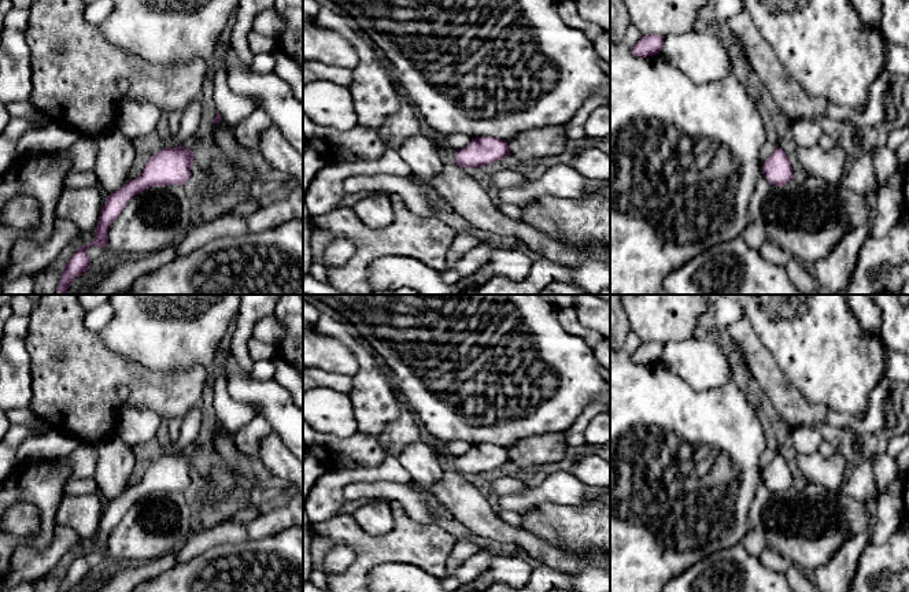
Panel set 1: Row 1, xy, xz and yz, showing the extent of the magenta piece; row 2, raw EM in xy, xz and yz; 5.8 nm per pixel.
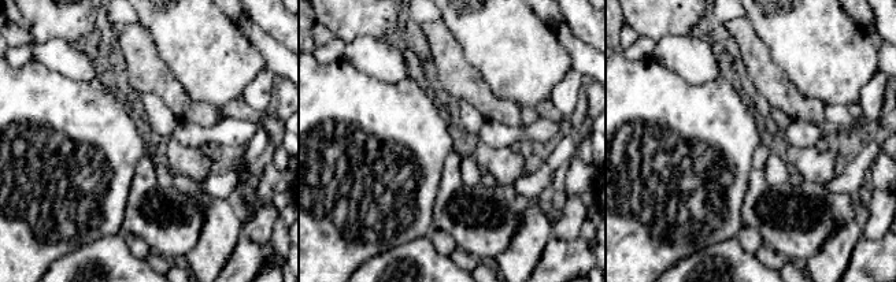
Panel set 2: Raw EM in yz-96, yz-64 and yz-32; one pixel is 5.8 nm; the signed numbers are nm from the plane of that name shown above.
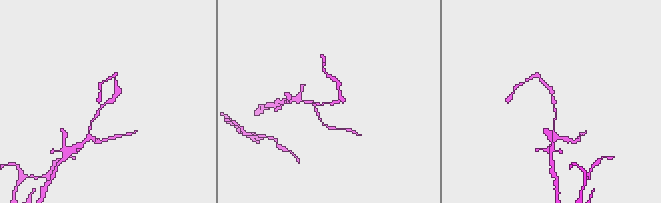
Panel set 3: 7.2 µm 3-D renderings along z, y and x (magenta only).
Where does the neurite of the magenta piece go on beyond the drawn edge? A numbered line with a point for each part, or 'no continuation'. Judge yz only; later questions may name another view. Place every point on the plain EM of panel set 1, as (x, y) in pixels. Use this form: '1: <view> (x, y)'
no continuation

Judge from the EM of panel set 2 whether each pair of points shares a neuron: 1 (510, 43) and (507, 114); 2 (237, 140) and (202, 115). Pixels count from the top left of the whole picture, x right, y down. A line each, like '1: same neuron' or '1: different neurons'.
1: different neurons
2: different neurons

